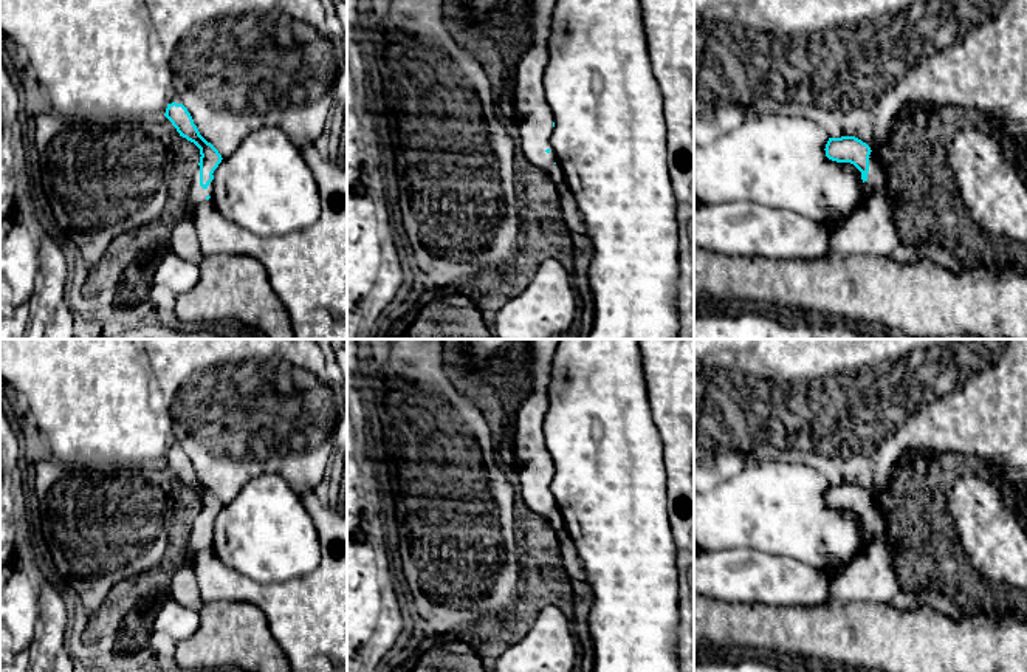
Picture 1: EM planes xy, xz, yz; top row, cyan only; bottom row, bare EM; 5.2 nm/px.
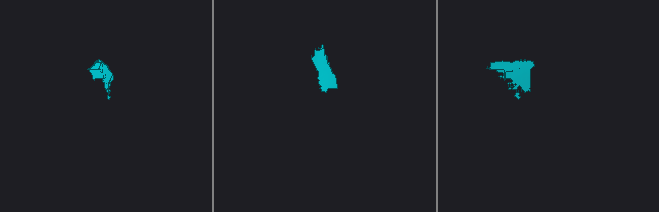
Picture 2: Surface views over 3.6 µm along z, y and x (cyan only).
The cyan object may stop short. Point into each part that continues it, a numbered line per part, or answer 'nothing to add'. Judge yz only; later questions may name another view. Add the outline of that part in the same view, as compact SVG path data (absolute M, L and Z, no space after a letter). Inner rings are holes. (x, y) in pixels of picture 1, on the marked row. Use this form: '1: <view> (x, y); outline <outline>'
1: yz (875, 183); outline M871 152L869 172L867 172L867 180L863 183L863 194L866 197L874 197L877 194L884 192L884 186L886 186L886 175L880 163L875 159L874 152Z

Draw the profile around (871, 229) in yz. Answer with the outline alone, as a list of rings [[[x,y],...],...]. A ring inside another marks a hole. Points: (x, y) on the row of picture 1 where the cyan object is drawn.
[[[886,192],[867,197],[843,228],[830,229],[830,249],[843,255],[888,255],[902,245],[895,204]]]

